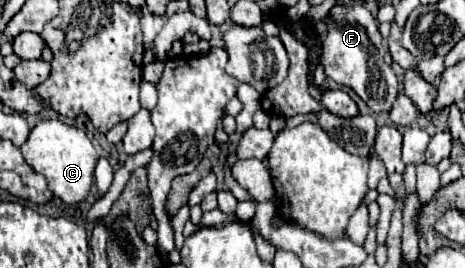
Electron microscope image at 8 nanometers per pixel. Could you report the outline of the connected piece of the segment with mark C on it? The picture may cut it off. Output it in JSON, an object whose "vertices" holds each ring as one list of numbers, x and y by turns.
{"vertices":[[58,119,40,121,28,141,20,147,26,163,40,175,46,177,48,189,54,193,54,197,62,199,66,205,78,205,86,201,94,180,94,167,98,161,98,151,94,149,92,141,86,137,86,133,78,127,66,125]]}

